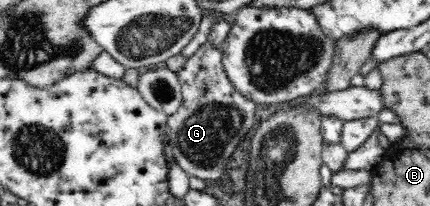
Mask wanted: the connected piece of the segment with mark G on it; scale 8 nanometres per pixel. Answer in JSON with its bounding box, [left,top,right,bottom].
[167,19,261,186]

